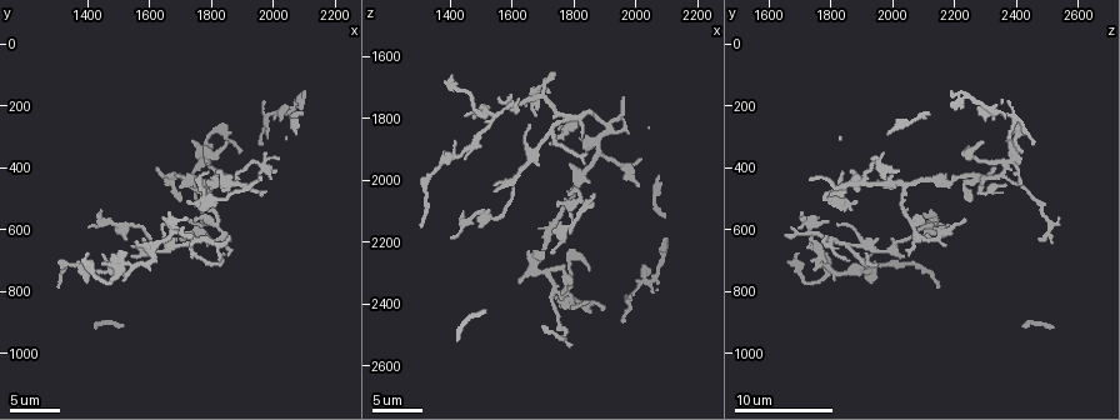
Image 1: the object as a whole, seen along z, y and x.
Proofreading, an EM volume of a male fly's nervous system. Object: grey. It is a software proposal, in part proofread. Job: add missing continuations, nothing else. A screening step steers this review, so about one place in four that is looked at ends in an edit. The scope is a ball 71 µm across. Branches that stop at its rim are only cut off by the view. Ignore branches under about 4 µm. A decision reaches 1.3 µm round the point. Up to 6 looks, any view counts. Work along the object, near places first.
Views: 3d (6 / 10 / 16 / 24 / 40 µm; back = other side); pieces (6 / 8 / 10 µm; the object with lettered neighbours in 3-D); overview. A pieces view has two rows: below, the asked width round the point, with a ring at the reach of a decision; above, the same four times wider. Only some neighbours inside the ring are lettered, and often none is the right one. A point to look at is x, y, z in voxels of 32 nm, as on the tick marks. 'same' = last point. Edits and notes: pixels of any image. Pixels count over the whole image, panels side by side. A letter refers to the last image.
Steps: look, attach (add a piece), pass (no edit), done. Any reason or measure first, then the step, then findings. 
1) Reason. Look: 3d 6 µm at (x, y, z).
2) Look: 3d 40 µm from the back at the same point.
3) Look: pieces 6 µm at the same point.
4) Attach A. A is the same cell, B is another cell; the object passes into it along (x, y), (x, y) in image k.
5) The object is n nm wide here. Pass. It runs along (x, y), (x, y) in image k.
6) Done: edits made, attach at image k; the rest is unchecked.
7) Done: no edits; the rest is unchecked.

Tapers out. Look: pieces 8 µm at (1730, 520, 1880).

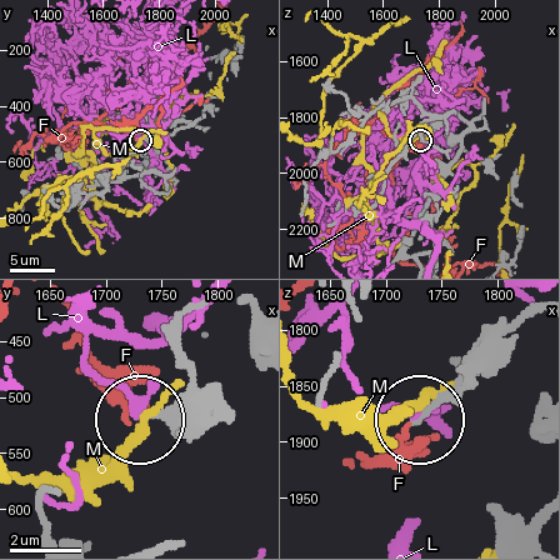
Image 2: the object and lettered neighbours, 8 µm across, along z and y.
Pass. F, L and M are other cells; none of them fits.

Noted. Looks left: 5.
Thin end. Look: 3d 6 µm at (1840, 330, 2280).

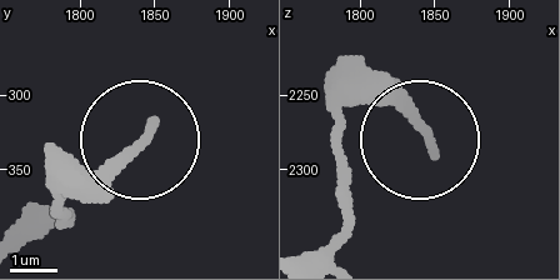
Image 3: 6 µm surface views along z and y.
Look: pieces 10 µm at (1850, 320, 2286).

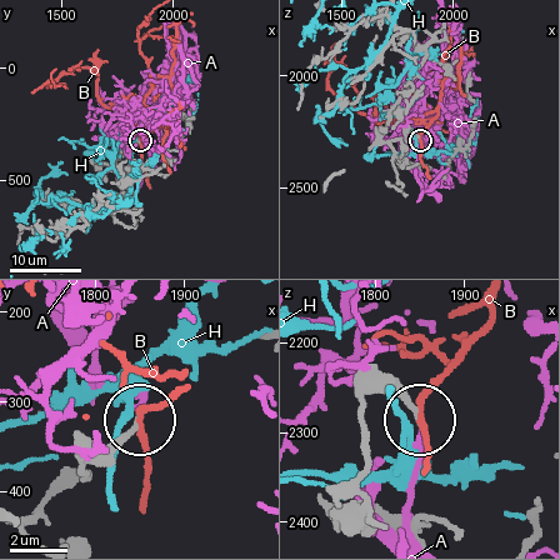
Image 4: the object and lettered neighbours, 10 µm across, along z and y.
Pass. A, B and H are other cells; no lettered piece goes on from it.

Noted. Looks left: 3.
Branch stops here. Look: pieces 6 µm at (1800, 440, 2420).

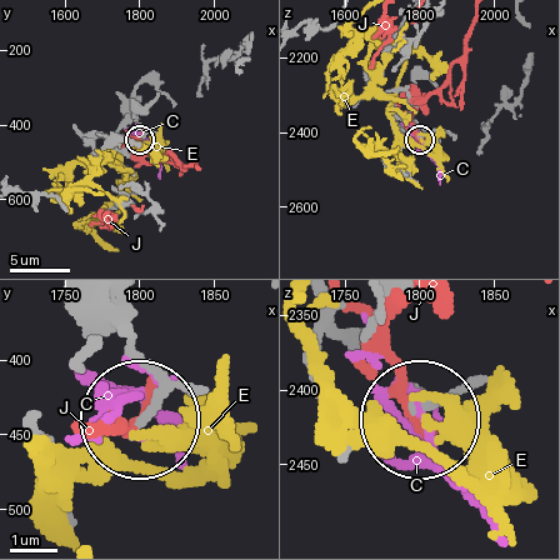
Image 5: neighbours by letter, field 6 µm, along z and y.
Pass. C, E and J are other cells; it runs along (118, 336), (154, 380), (149, 413) in image 5; none of them fits.

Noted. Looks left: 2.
Done: no edits; the rest is unchecked.

